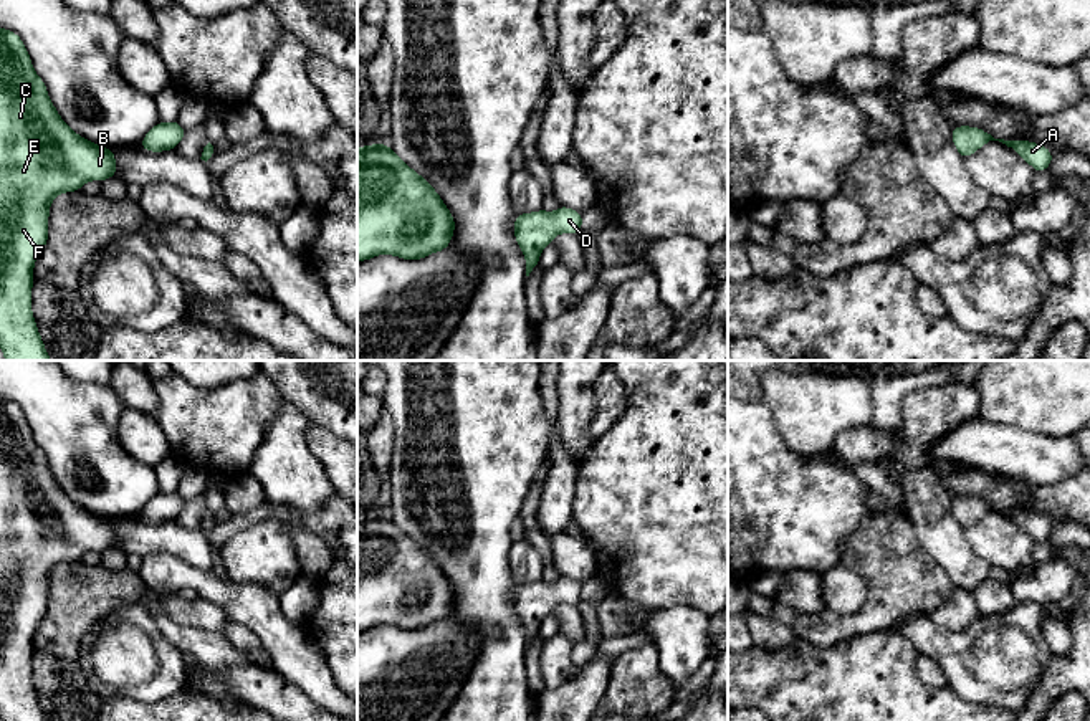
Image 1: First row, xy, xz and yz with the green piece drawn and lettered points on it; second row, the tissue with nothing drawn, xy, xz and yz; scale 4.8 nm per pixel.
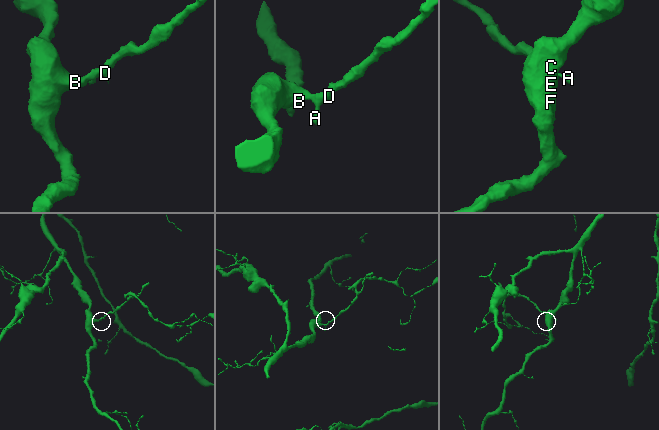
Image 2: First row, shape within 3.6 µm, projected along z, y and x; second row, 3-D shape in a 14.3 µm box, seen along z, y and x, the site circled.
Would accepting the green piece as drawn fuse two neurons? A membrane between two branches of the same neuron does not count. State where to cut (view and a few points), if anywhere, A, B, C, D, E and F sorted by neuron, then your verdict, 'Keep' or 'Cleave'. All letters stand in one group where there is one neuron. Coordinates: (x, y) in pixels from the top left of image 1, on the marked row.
No split. Groups: A B C D E F. Keep

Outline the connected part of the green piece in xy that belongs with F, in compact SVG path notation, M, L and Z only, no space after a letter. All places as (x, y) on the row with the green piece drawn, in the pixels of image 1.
M0 28L0 349L5 356L5 360L51 360L45 349L31 311L31 286L35 283L33 266L48 241L48 217L51 202L60 193L79 192L79 189L89 180L103 182L109 177L116 177L116 172L117 167L114 152L108 147L86 141L61 119L48 96L48 89L43 79L33 69L31 58L22 38L12 30Z

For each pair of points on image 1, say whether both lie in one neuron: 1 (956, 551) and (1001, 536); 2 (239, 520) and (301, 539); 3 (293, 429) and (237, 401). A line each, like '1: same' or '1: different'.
1: different
2: same
3: different

